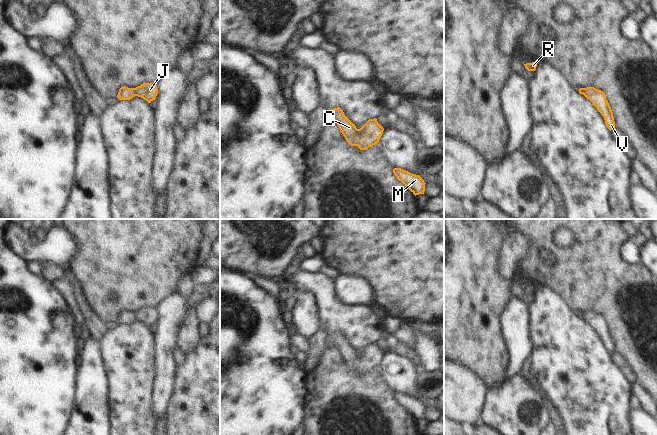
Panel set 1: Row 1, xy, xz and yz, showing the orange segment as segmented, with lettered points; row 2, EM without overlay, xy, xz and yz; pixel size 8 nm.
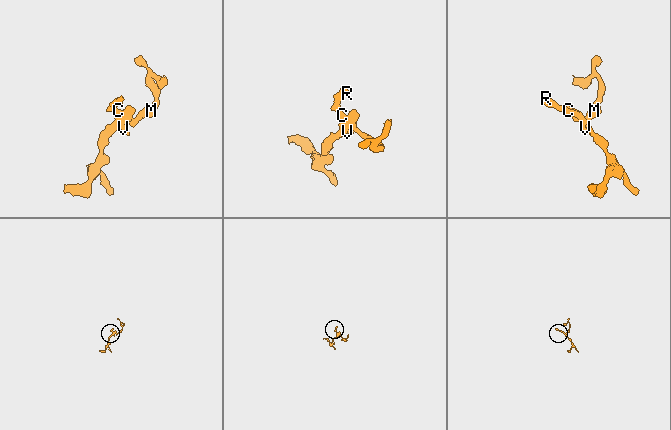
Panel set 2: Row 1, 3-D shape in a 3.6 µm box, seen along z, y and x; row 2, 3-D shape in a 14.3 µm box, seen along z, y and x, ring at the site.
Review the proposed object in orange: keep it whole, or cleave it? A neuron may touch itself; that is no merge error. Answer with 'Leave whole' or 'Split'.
Leave whole

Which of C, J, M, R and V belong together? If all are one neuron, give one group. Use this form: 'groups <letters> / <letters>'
groups C J M R V

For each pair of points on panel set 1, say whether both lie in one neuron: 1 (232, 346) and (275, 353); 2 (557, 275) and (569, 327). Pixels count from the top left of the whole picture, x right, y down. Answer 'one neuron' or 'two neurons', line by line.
1: one neuron
2: two neurons

